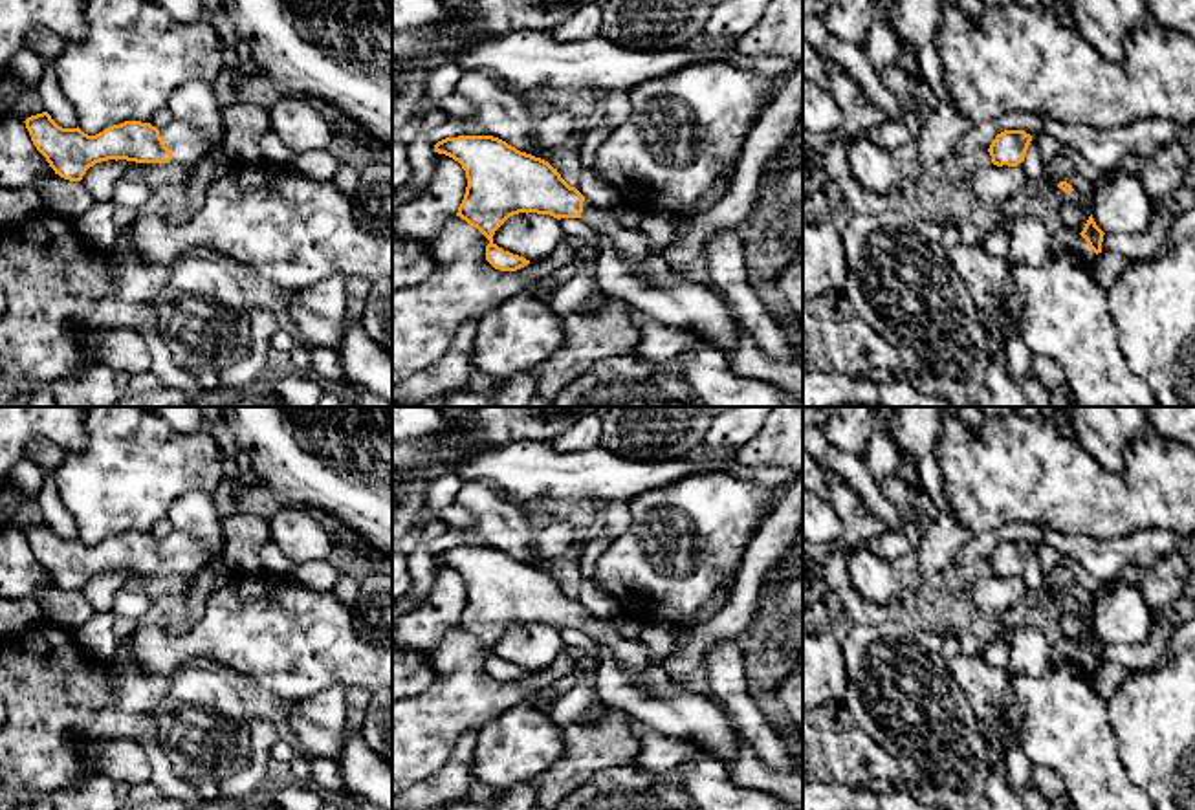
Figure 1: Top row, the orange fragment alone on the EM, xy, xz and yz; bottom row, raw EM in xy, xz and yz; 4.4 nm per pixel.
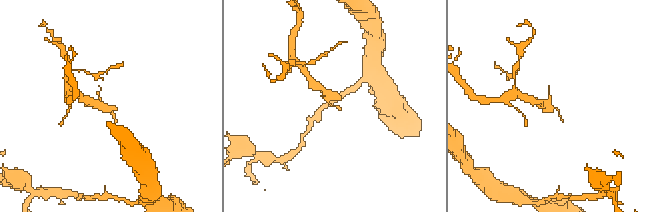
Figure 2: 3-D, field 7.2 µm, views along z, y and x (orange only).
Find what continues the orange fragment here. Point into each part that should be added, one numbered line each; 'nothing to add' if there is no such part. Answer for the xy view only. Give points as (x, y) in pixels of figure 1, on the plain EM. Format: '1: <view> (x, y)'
1: xy (189, 556)

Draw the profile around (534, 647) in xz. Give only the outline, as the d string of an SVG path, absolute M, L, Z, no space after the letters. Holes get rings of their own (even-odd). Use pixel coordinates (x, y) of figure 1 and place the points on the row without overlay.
M519 623L510 627L493 645L493 654L530 673L539 673L563 652L559 630L550 625Z

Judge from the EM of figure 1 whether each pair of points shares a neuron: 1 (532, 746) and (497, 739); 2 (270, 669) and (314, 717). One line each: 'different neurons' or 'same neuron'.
1: same neuron
2: different neurons

